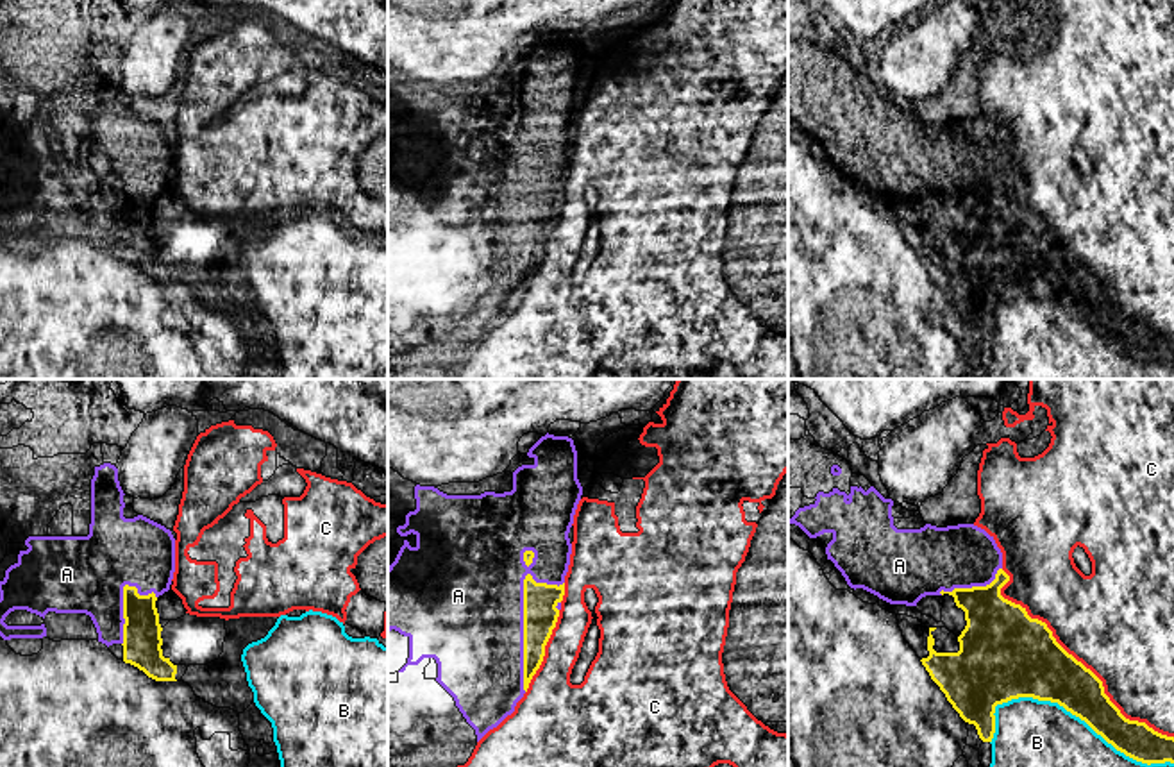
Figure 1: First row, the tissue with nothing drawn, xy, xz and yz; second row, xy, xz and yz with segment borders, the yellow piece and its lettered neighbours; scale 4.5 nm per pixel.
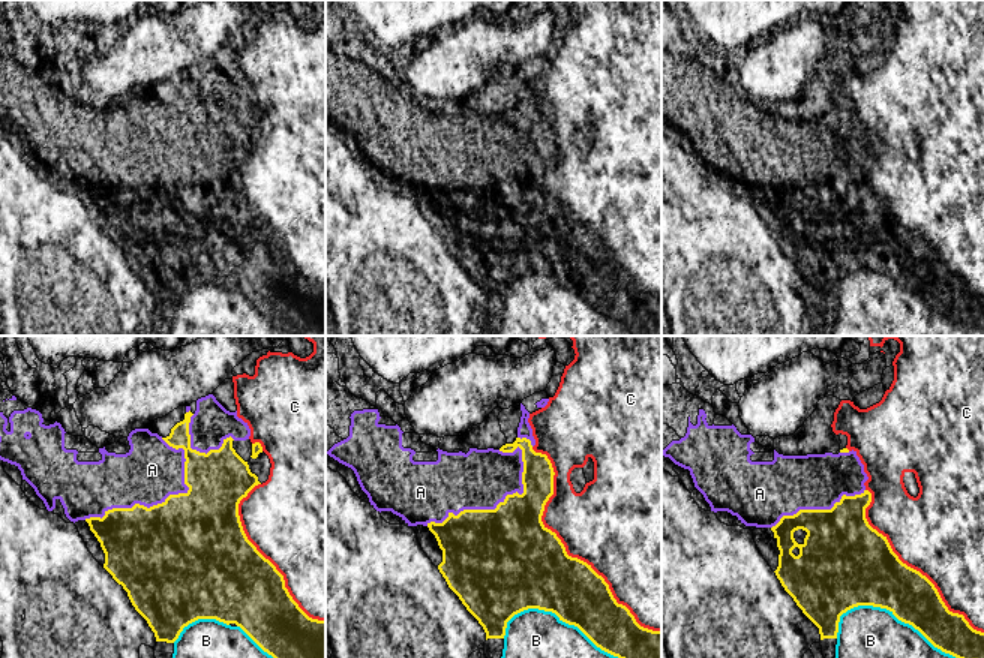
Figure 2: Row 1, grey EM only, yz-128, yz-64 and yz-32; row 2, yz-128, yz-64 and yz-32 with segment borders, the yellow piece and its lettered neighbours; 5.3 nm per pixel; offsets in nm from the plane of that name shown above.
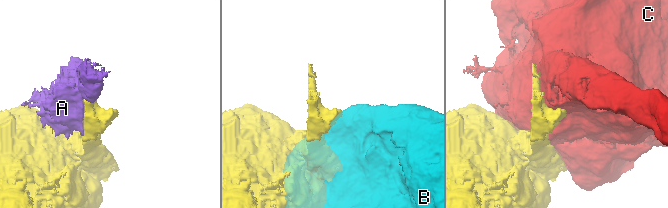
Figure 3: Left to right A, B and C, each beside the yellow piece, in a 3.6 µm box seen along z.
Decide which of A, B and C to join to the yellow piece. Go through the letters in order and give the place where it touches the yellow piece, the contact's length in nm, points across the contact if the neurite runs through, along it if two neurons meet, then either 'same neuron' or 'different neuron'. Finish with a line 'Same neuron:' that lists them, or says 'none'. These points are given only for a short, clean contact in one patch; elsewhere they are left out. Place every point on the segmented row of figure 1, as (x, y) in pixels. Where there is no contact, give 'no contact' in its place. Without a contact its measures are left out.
A: contact xz (524, 632); length 550 nm; different neuron
B: contact yz (1083, 719); length 850 nm; different neuron
C: contact yz (1076, 660); length 1100 nm; different neuron
Same neuron: none

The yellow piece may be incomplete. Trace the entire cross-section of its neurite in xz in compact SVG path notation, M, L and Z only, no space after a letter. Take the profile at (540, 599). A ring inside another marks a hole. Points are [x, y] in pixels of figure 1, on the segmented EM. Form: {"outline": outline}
{"outline": "M531 574L524 579L524 690L527 692L529 683L536 670L540 669L545 645L556 628L559 610L556 608L565 595L565 583L563 585L547 585L536 583Z"}

